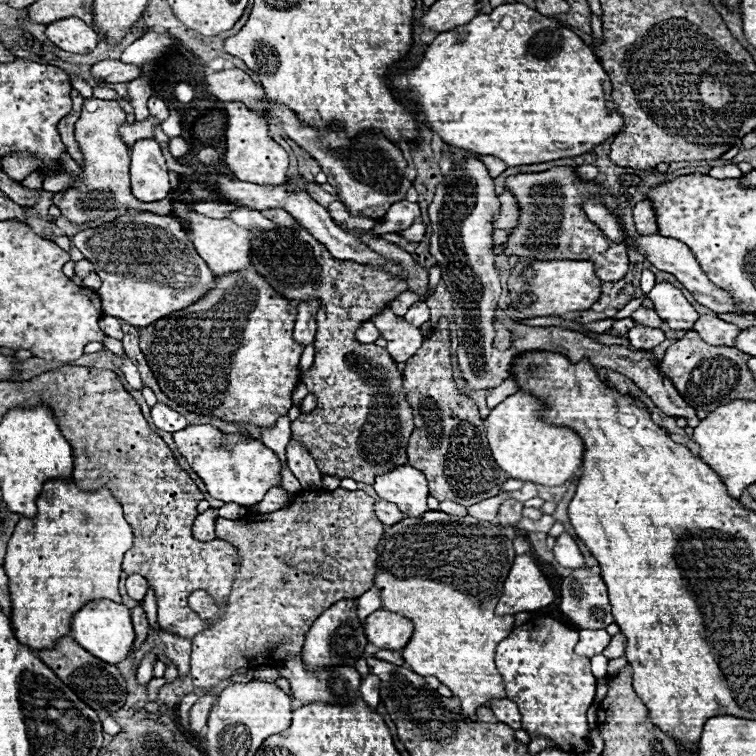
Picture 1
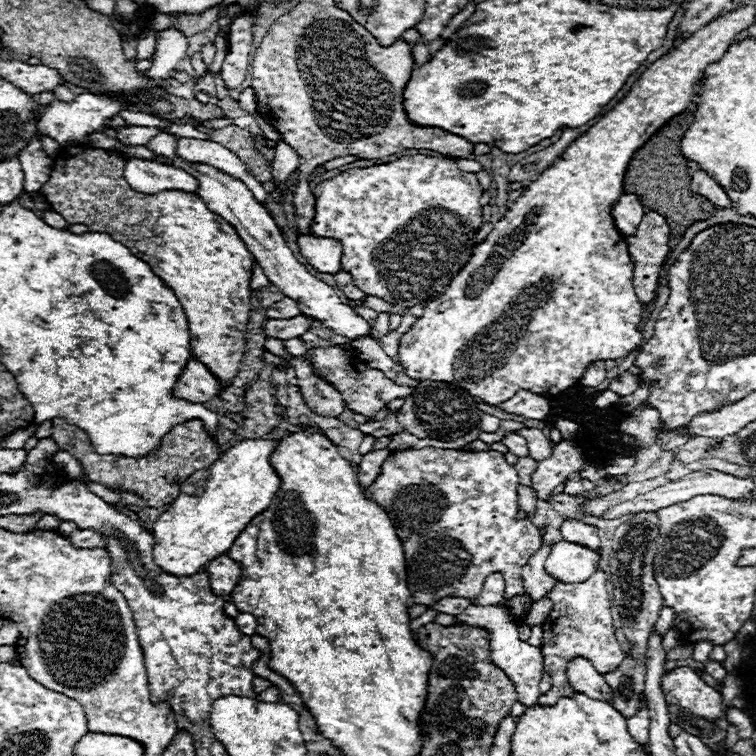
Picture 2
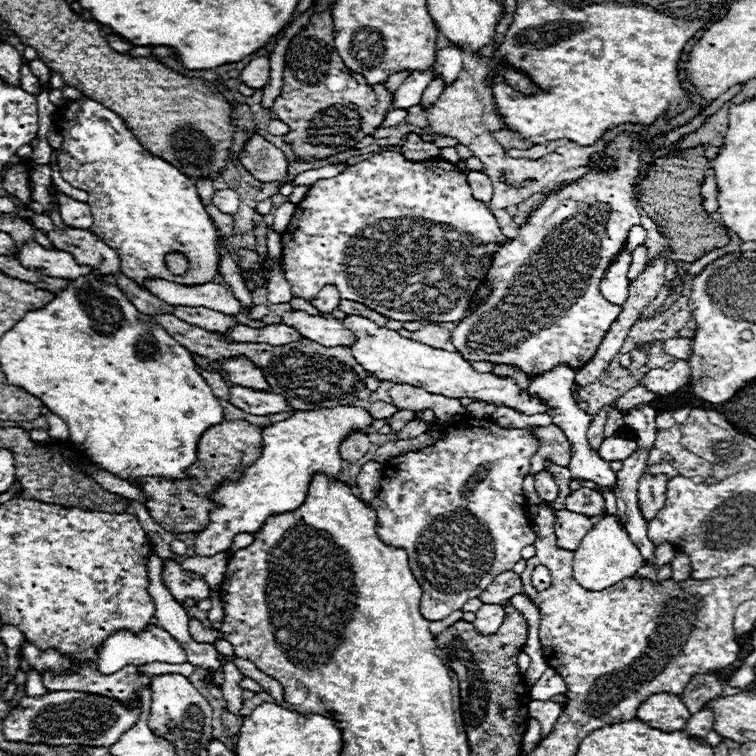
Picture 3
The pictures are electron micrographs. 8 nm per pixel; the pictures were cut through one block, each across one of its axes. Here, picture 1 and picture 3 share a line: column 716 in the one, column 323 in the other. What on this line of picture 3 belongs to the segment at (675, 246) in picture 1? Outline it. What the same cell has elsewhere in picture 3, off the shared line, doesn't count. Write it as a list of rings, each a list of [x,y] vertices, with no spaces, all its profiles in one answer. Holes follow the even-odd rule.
[[[332,284],[324,286],[324,288],[318,292],[318,296],[316,296],[316,300],[312,302],[312,306],[316,306],[316,308],[318,308],[320,312],[324,312],[324,314],[332,314],[332,312],[340,306],[338,288],[332,286]]]

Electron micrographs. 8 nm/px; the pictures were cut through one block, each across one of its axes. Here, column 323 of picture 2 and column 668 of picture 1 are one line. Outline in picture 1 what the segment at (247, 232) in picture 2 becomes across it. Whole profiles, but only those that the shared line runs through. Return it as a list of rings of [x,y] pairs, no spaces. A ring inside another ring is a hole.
[[[656,282],[646,296],[654,302],[656,312],[660,312],[660,318],[672,330],[692,330],[696,316],[700,316],[682,296],[682,292],[670,282]]]

